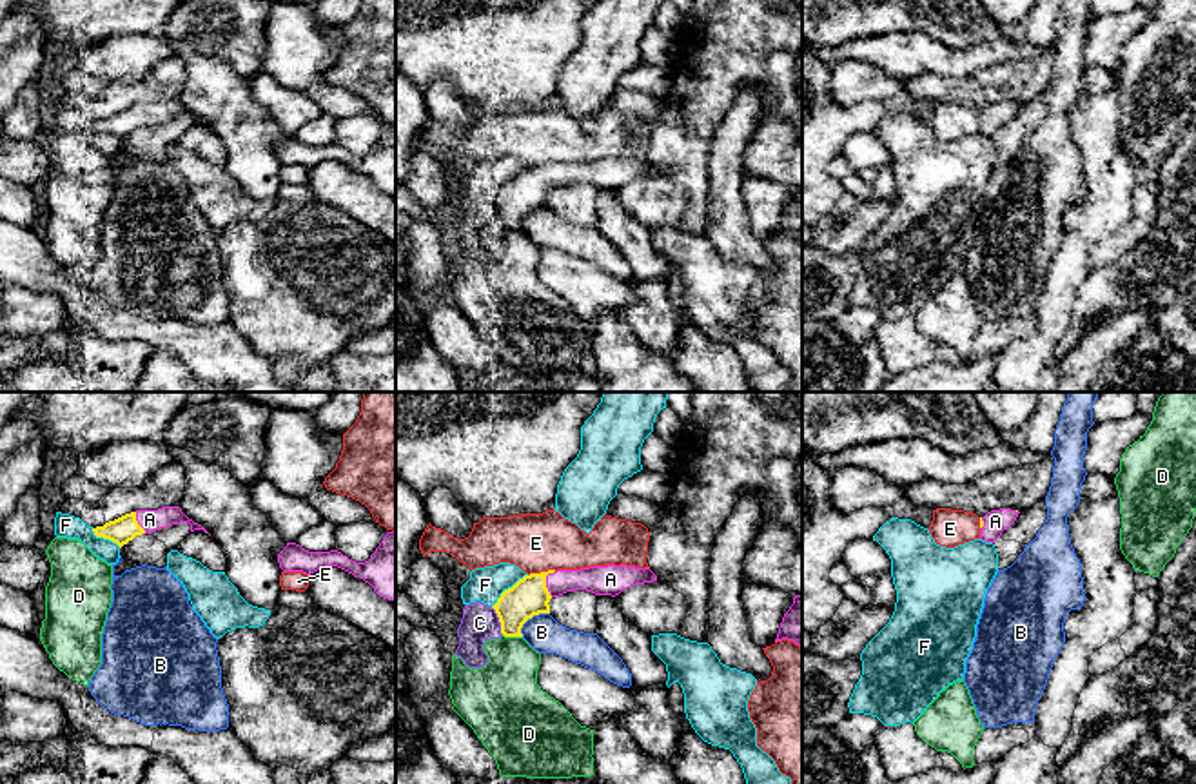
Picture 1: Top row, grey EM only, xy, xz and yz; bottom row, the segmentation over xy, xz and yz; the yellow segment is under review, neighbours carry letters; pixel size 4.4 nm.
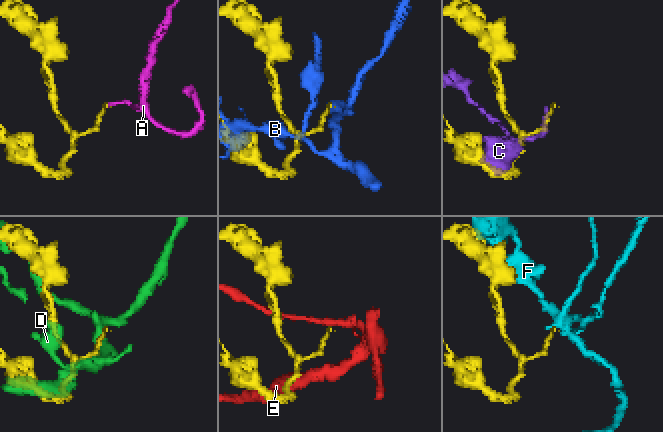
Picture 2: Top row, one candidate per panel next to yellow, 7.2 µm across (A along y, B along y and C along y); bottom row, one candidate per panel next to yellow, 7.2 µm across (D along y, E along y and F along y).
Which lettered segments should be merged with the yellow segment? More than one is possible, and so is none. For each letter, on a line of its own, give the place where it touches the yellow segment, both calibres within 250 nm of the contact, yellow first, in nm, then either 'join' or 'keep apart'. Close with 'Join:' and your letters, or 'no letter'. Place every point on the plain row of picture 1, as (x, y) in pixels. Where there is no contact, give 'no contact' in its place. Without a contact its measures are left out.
A: xz (545, 176) | 170/130 nm | join
B: xz (530, 211) | 170/160 nm | keep apart
C: xz (499, 215) | 170/170 nm | keep apart
D: xz (512, 229) | 170/300 nm | keep apart
E: xz (541, 166) | 170/260 nm | keep apart
F: xz (509, 182) | 170/150 nm | keep apart
Join: A

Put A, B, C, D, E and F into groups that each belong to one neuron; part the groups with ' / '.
A / B / C F / D / E

